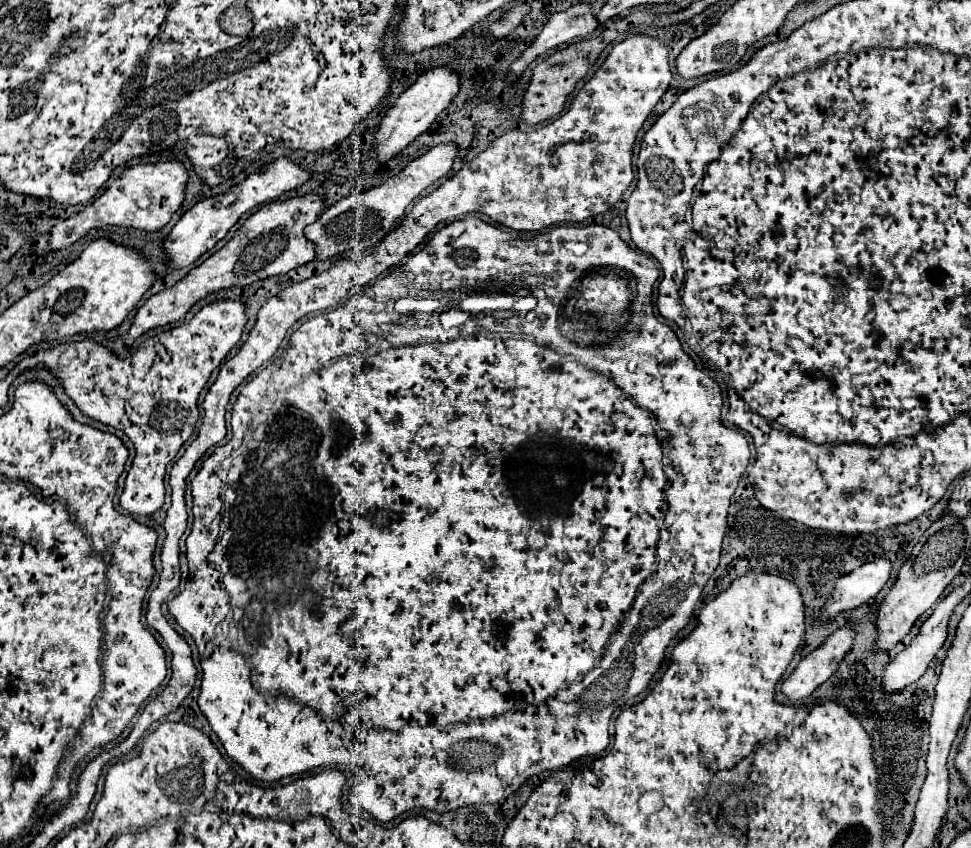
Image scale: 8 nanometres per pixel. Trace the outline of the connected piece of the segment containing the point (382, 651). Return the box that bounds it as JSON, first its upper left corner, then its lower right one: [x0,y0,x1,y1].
[168,216,750,822]

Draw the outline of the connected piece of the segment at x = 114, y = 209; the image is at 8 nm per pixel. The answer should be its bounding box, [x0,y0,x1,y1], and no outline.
[48,162,188,252]

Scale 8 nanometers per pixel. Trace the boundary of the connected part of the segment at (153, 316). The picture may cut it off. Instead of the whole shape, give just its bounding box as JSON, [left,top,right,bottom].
[124,196,324,346]

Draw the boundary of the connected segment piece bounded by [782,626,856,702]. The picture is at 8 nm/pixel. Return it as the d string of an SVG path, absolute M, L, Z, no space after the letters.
M844 626L834 632L818 650L804 656L796 670L782 682L782 694L790 702L798 702L810 696L834 674L846 652L852 648L854 634L856 632L850 626Z

